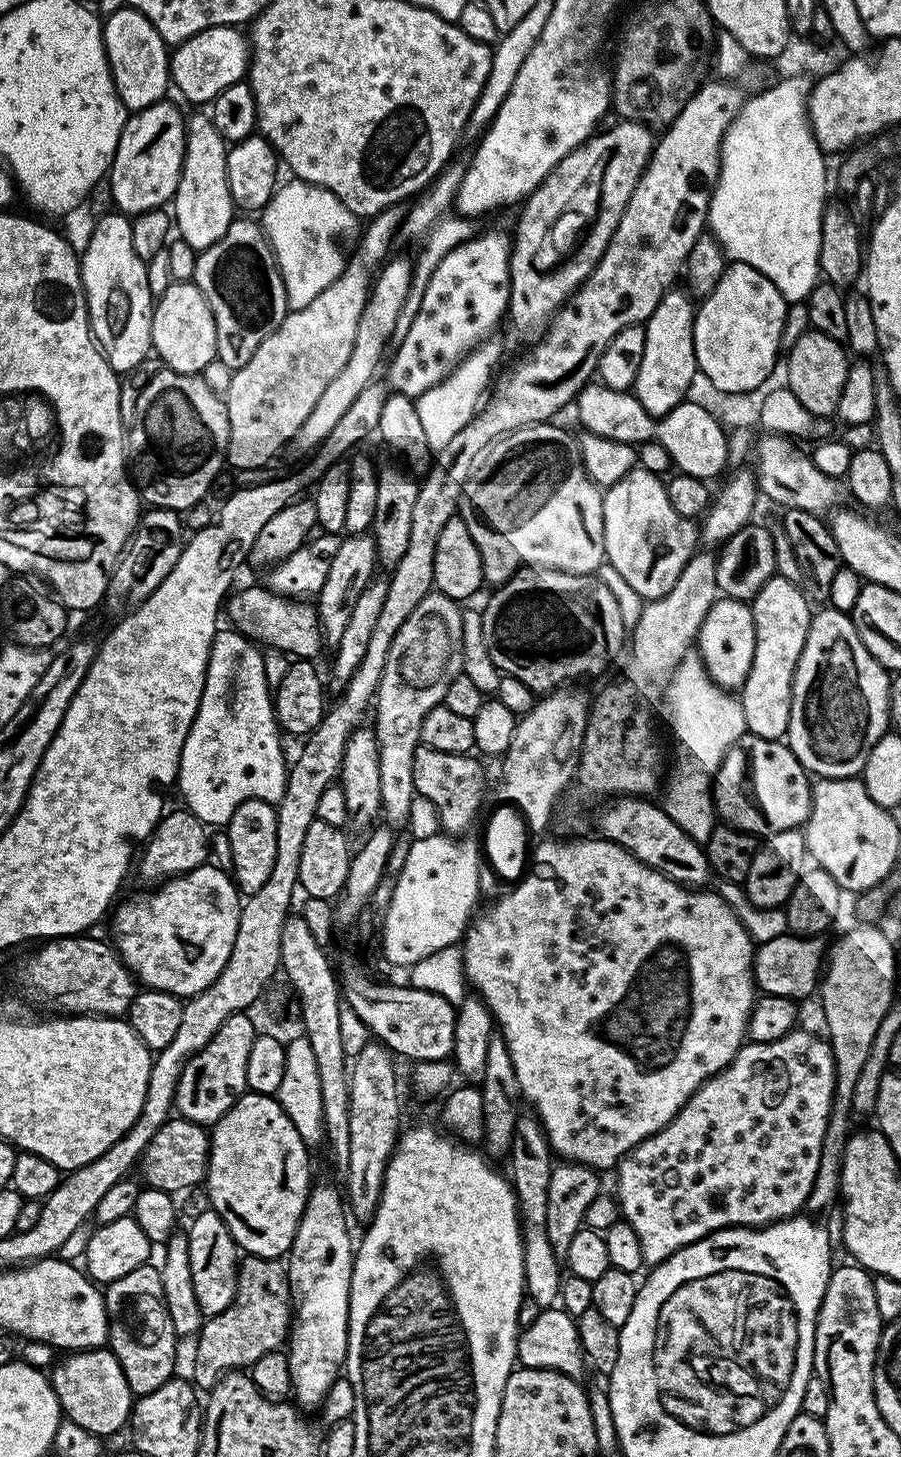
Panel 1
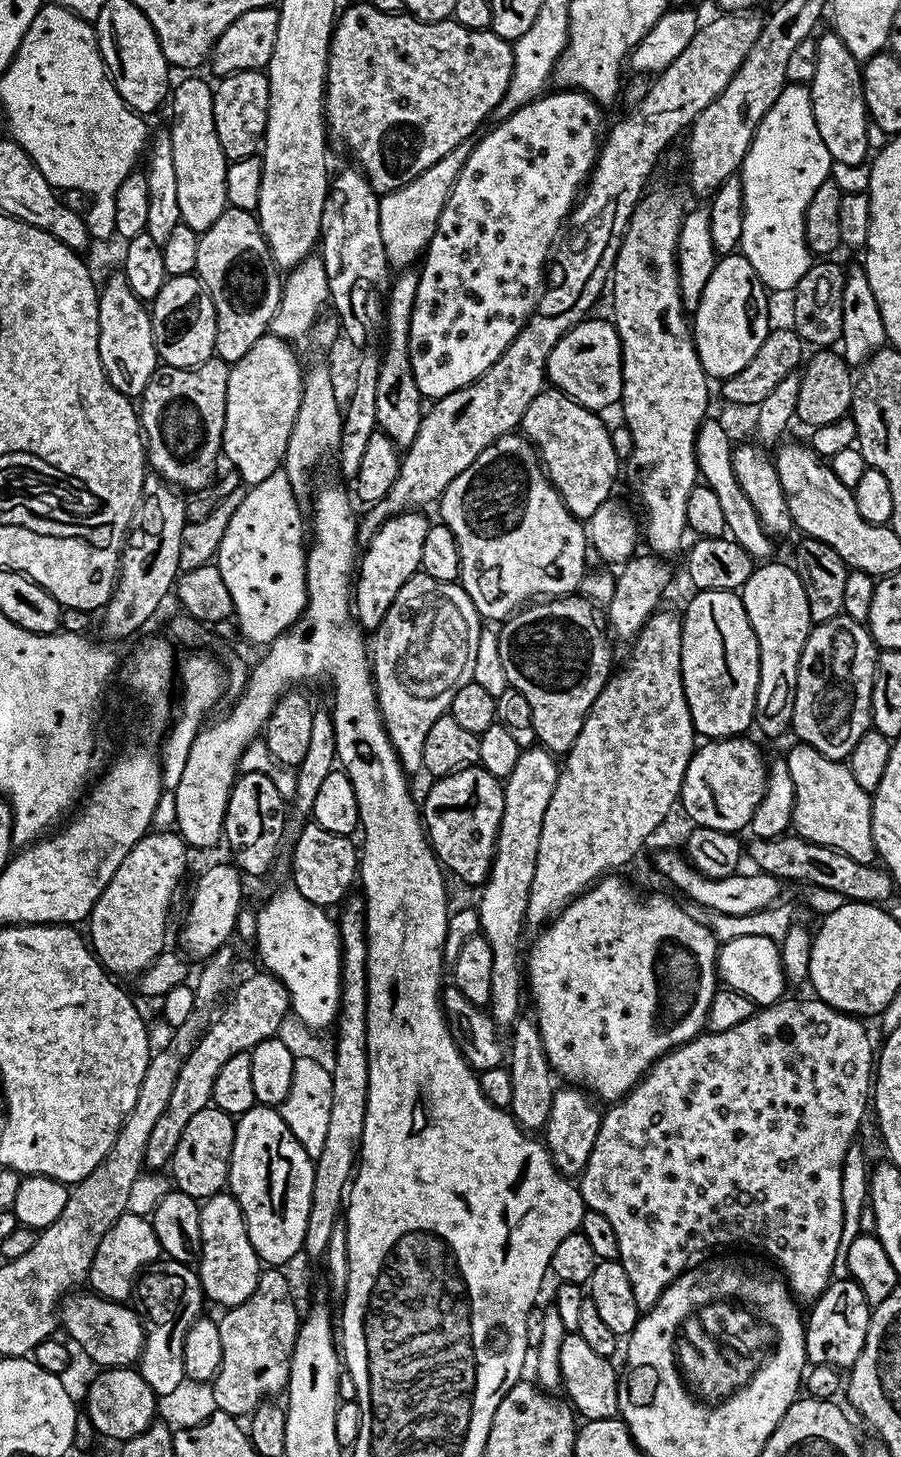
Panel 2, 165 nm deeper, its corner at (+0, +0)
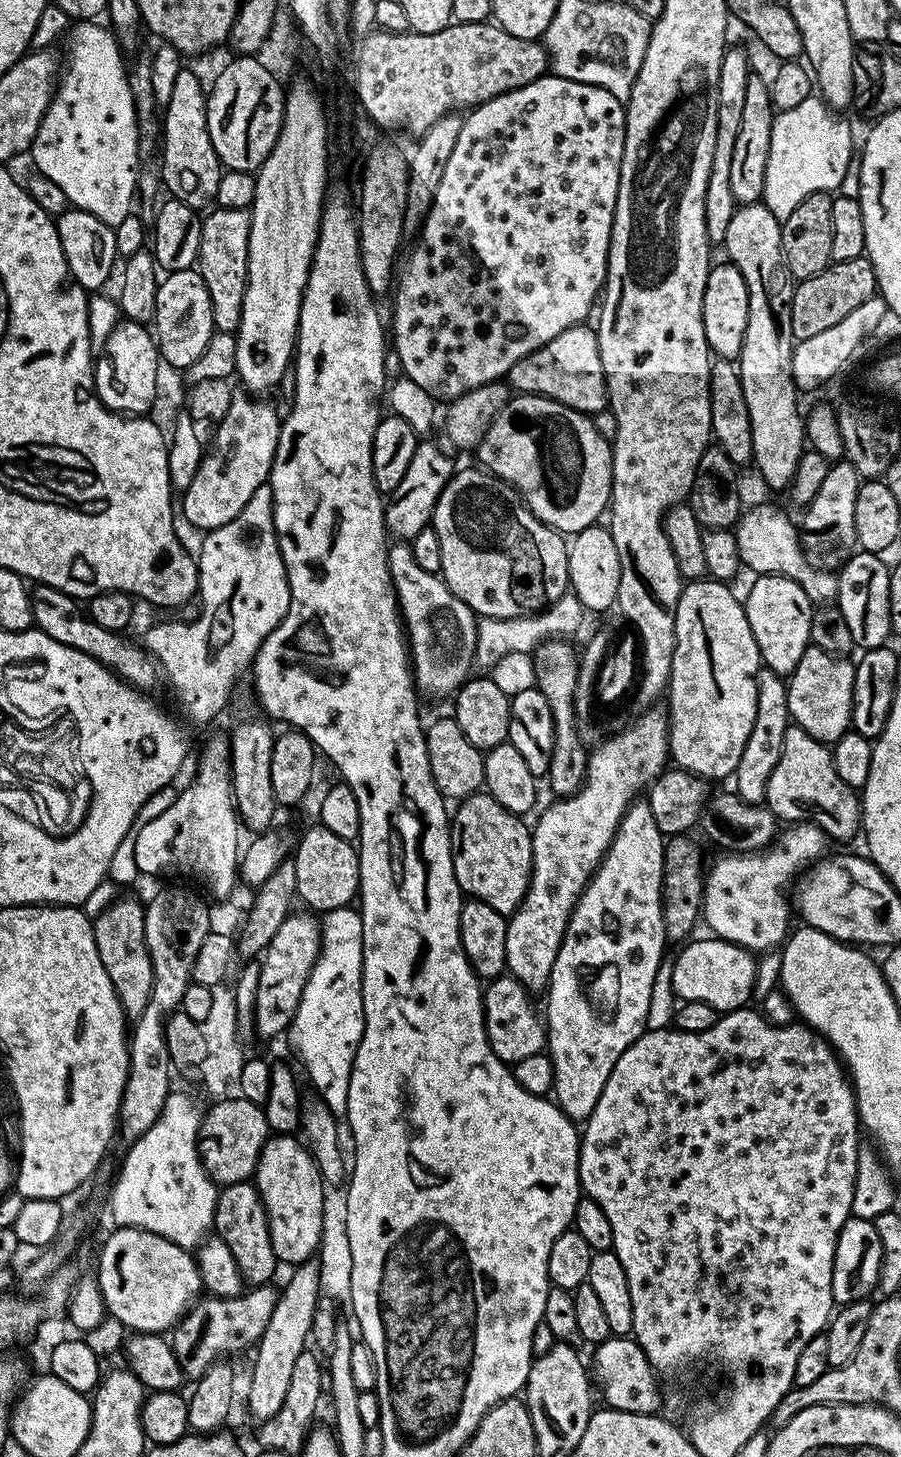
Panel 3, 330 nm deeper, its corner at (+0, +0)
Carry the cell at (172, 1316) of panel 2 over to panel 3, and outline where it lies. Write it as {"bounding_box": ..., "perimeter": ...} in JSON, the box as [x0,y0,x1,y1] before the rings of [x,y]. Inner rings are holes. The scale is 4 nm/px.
{"bounding_box":[170,1283,278,1381],"perimeter":[[[271,1283],[262,1284],[245,1290],[234,1298],[208,1294],[197,1299],[185,1312],[171,1333],[170,1343],[180,1363],[180,1369],[189,1381],[200,1380],[206,1374],[207,1368],[221,1358],[233,1358],[232,1356],[246,1351],[247,1348],[249,1351],[257,1344],[276,1305],[278,1292],[272,1287]]]}

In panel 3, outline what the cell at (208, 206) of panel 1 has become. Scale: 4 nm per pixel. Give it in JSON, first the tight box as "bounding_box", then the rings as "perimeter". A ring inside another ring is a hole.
{"bounding_box":[158,70,222,210],"perimeter":[[[181,70],[174,78],[174,90],[170,102],[162,108],[162,144],[164,153],[160,156],[158,171],[167,195],[180,200],[186,206],[200,210],[203,204],[211,205],[216,199],[222,165],[210,142],[210,130],[206,126],[208,98],[206,84],[194,73]]]}

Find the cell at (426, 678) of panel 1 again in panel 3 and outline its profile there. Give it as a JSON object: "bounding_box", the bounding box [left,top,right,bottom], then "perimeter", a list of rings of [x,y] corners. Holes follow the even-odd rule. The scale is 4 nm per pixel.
{"bounding_box":[388,542,478,697],"perimeter":[[[396,542],[389,547],[388,569],[392,579],[392,589],[396,592],[396,602],[400,605],[400,619],[406,633],[415,687],[423,695],[425,692],[428,696],[451,697],[473,671],[471,668],[474,668],[474,657],[476,655],[478,617],[472,609],[466,606],[466,602],[459,600],[449,590],[444,579],[435,572],[422,570],[422,566],[418,566],[418,562],[414,562],[411,543]]]}

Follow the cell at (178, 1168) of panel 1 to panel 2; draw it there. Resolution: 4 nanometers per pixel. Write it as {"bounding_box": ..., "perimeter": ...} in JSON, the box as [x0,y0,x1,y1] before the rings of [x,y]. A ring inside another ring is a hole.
{"bounding_box":[170,1106,236,1202],"perimeter":[[[209,1106],[198,1110],[186,1126],[172,1155],[170,1180],[179,1191],[190,1194],[197,1202],[203,1202],[215,1192],[225,1191],[230,1170],[230,1154],[234,1150],[236,1120],[222,1109]]]}

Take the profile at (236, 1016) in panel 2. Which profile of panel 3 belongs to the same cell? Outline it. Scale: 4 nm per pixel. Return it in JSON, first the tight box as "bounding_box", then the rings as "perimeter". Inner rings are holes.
{"bounding_box":[253,910,321,1036],"perimeter":[[[296,910],[289,914],[262,953],[257,1002],[253,1010],[255,1035],[276,1036],[279,1032],[284,1034],[289,1031],[289,1025],[298,1010],[299,999],[306,990],[311,968],[320,957],[321,921],[315,915],[304,912]]]}

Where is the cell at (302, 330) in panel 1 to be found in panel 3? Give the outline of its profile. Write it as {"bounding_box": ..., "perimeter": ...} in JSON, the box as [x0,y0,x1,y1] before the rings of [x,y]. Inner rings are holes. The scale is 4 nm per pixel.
{"bounding_box":[182,394,282,533],"perimeter":[[[248,394],[243,395],[233,395],[226,416],[215,425],[216,437],[213,438],[212,444],[210,440],[210,447],[205,451],[204,461],[198,466],[198,474],[194,474],[194,482],[190,482],[188,489],[182,493],[185,518],[194,527],[204,528],[205,533],[226,526],[226,522],[234,522],[234,518],[242,514],[242,506],[250,502],[254,490],[258,490],[258,486],[267,484],[268,476],[272,473],[272,463],[282,423],[281,413],[276,413],[275,406],[264,401],[267,399],[253,398]]]}

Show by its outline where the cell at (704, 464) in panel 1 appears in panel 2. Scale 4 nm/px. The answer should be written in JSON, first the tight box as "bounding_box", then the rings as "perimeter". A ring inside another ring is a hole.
{"bounding_box":[696,418,765,558],"perimeter":[[[706,418],[696,433],[696,471],[702,477],[703,483],[710,485],[718,494],[718,498],[722,502],[722,514],[726,514],[726,528],[731,539],[735,540],[737,544],[741,544],[752,557],[756,558],[764,548],[765,537],[762,535],[758,514],[754,514],[754,506],[750,506],[750,498],[746,498],[746,494],[740,489],[740,484],[734,478],[733,447],[733,441],[730,441],[718,420]]]}

